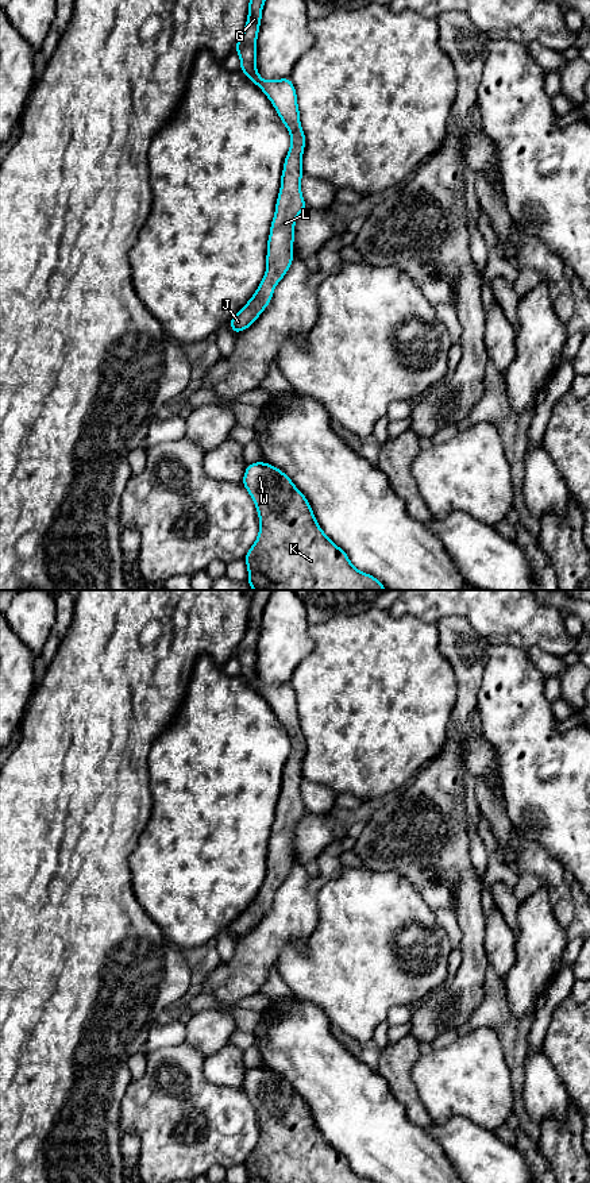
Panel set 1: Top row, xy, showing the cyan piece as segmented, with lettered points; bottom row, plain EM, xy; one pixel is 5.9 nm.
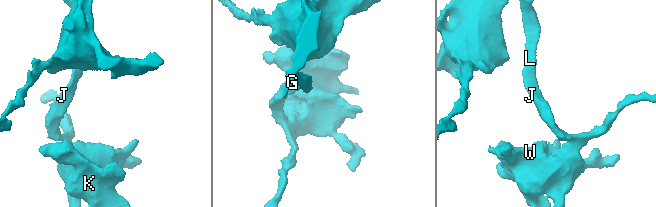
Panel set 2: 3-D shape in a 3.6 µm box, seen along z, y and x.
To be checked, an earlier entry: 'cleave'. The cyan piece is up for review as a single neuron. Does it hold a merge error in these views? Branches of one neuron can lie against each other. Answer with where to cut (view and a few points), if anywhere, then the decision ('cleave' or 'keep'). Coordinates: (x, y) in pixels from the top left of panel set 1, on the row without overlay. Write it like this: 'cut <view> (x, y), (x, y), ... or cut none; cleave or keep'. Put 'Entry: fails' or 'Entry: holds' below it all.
cut none; keep
Entry: fails

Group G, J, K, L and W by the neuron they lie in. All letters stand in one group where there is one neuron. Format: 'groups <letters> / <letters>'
groups G J K L W

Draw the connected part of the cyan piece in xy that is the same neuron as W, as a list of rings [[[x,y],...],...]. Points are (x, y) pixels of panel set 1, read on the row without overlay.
[[[262,1066],[247,1070],[243,1091],[259,1121],[259,1138],[244,1160],[247,1183],[375,1183],[356,1175],[346,1156],[320,1133],[306,1102],[279,1074]]]

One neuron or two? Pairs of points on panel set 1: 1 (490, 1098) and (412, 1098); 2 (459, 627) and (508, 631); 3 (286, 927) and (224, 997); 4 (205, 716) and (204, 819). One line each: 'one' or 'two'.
1: two
2: two
3: one
4: one

